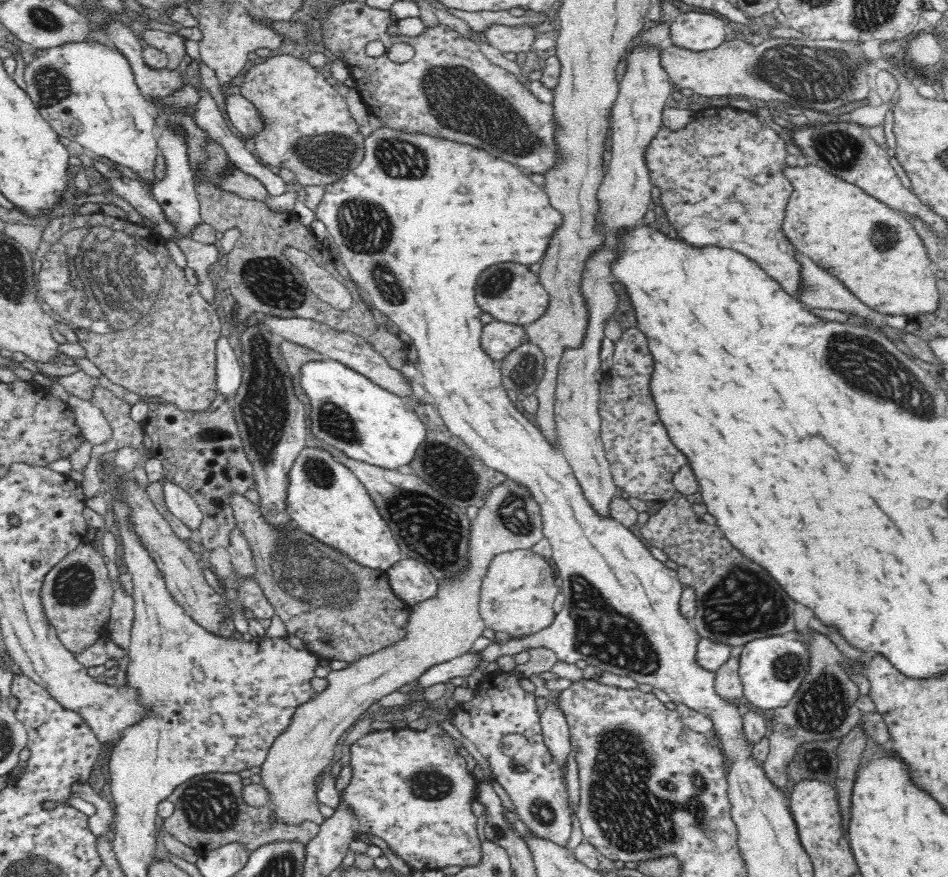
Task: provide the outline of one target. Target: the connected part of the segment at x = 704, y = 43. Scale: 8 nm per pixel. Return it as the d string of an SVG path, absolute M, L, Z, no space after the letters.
M688 12L681 14L669 24L670 40L673 46L691 52L710 51L725 42L726 26L722 18L712 14Z

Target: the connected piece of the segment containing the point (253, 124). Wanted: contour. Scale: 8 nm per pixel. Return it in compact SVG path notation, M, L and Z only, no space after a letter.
M241 95L225 98L226 112L236 130L256 138L260 132L266 130L266 119L260 115L260 110L250 100Z

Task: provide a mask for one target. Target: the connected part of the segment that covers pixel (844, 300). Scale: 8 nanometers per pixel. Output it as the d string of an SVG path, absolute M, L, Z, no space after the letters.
M796 252L796 259L802 263L802 294L800 302L808 309L832 309L842 312L854 311L866 317L872 325L886 325L884 315L865 307L835 277L814 264L807 256Z

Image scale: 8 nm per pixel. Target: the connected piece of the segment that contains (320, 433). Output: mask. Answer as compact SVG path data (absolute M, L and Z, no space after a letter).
M335 360L308 362L302 366L298 384L308 396L311 404L311 432L321 445L339 451L357 463L371 464L385 471L409 471L418 448L426 442L426 427L414 410L408 410L402 398L374 384L368 377L354 372Z

